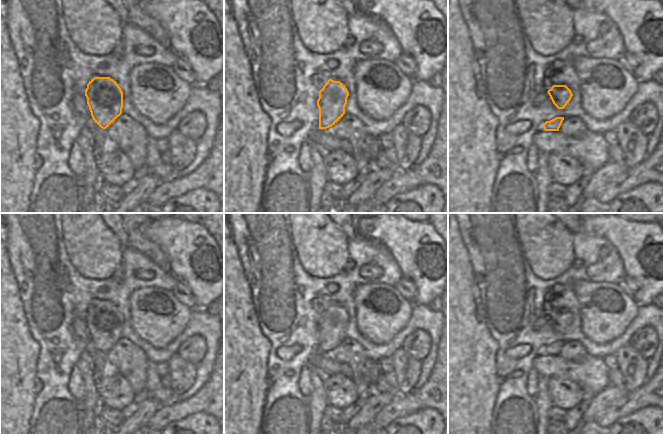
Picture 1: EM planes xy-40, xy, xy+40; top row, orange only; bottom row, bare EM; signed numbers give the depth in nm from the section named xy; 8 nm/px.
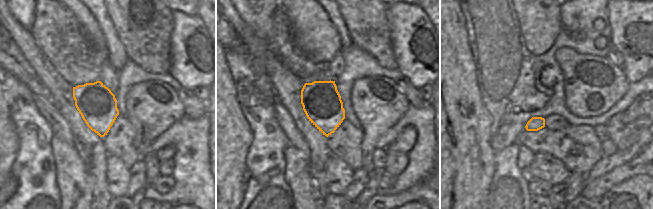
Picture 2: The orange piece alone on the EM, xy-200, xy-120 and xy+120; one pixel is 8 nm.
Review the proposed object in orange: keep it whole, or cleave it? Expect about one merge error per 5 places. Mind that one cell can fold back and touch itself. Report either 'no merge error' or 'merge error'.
no merge error

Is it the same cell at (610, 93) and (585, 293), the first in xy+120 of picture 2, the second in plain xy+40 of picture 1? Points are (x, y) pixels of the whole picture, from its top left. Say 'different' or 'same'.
same

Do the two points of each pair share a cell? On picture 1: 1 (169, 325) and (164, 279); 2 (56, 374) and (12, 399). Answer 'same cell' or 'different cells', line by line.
1: different cells
2: different cells

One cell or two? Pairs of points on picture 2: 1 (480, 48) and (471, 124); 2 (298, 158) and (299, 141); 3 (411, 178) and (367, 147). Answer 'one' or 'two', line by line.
1: two
2: two
3: two

